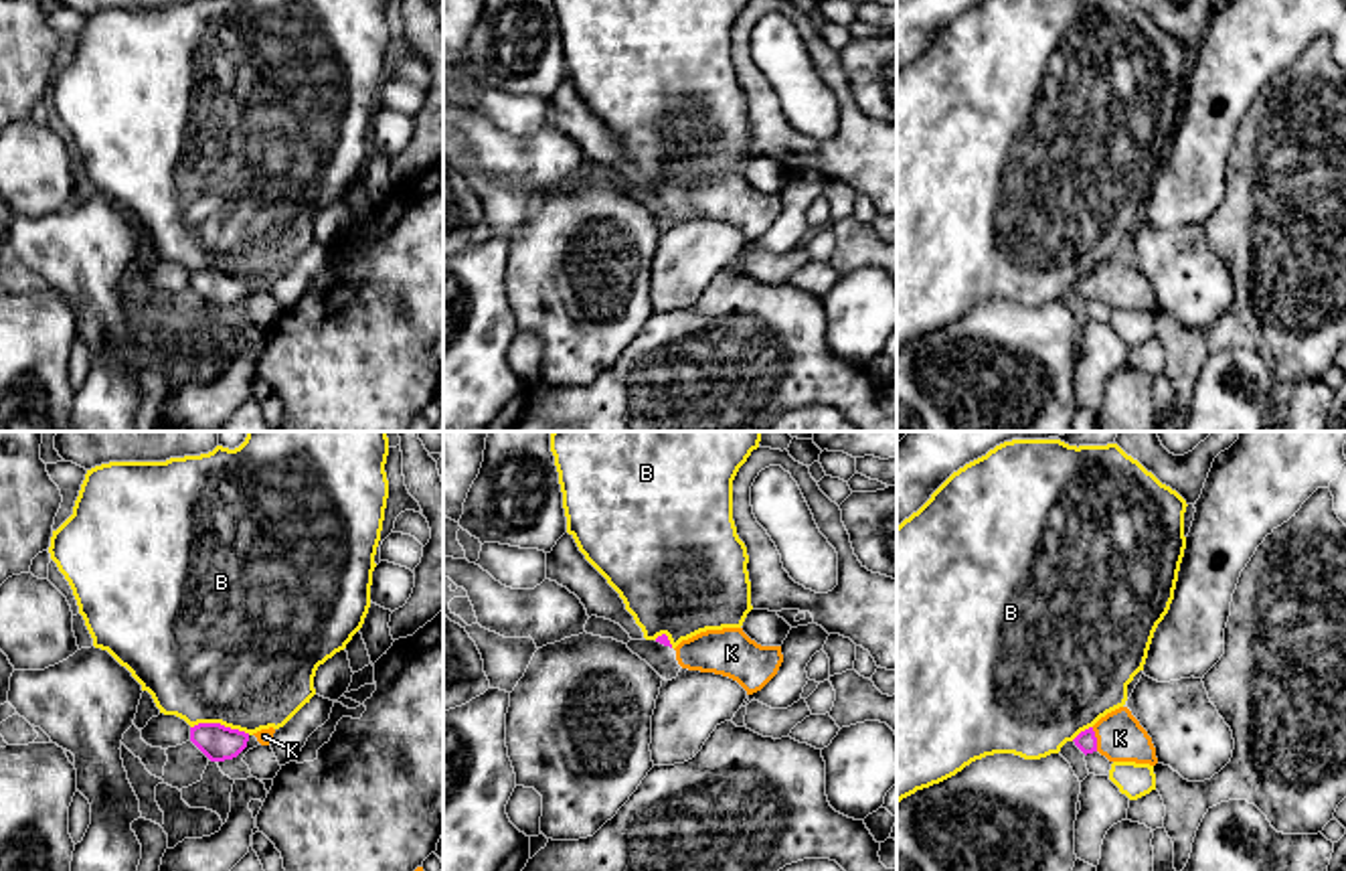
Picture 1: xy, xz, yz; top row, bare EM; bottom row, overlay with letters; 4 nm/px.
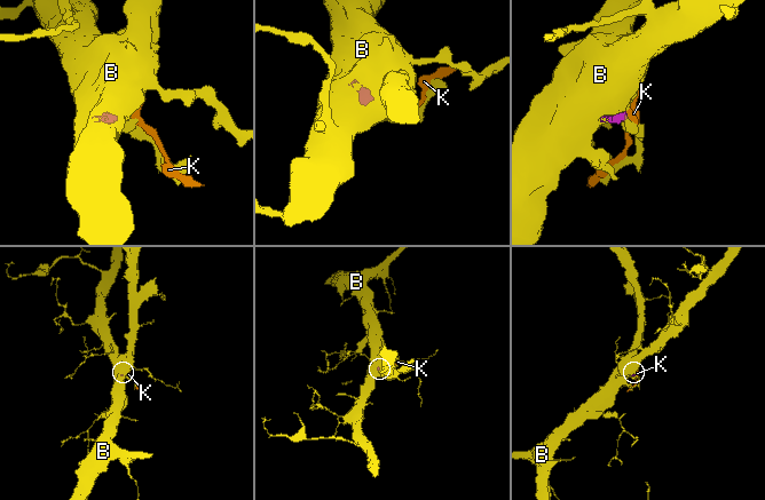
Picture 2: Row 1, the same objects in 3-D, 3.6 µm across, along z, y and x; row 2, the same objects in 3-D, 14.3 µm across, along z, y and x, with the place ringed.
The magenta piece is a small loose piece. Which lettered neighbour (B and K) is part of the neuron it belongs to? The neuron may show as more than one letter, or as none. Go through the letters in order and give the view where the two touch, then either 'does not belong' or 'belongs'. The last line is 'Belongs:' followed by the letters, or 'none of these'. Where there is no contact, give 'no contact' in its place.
B: xy | does not belong
K: yz | belongs
Belongs: K

